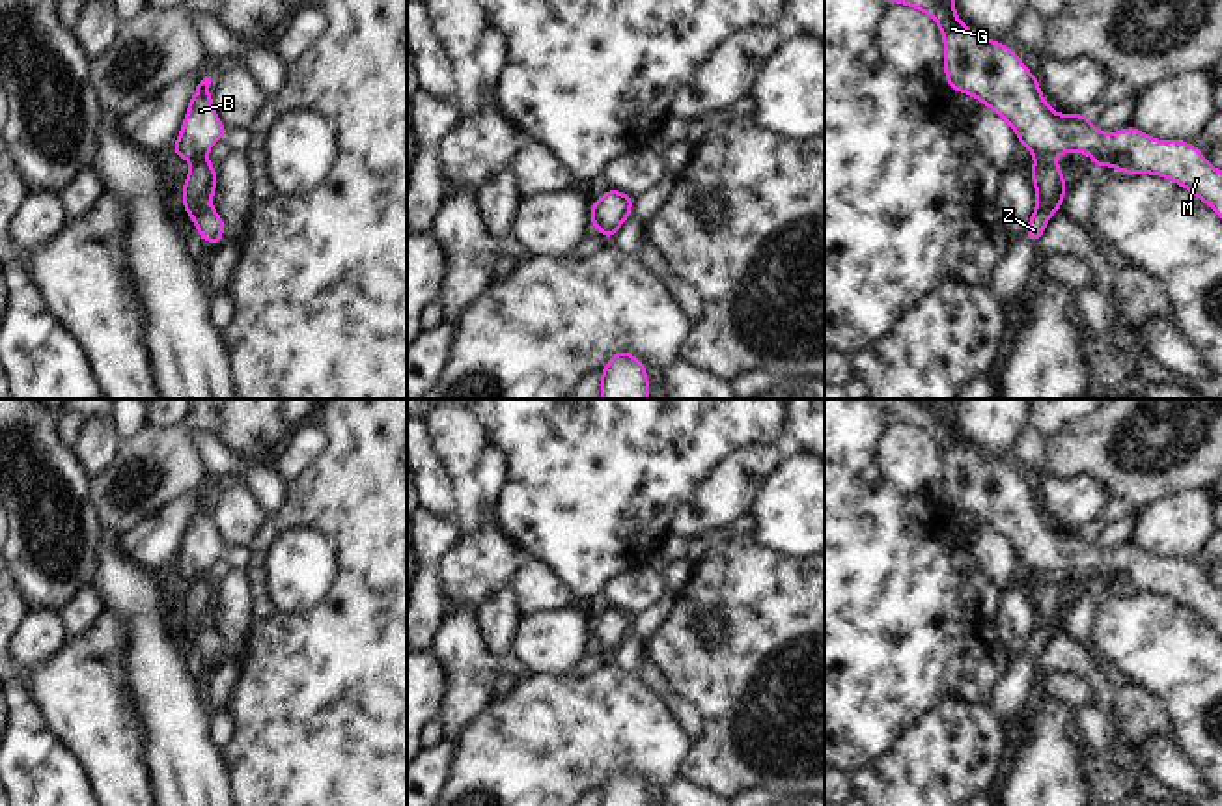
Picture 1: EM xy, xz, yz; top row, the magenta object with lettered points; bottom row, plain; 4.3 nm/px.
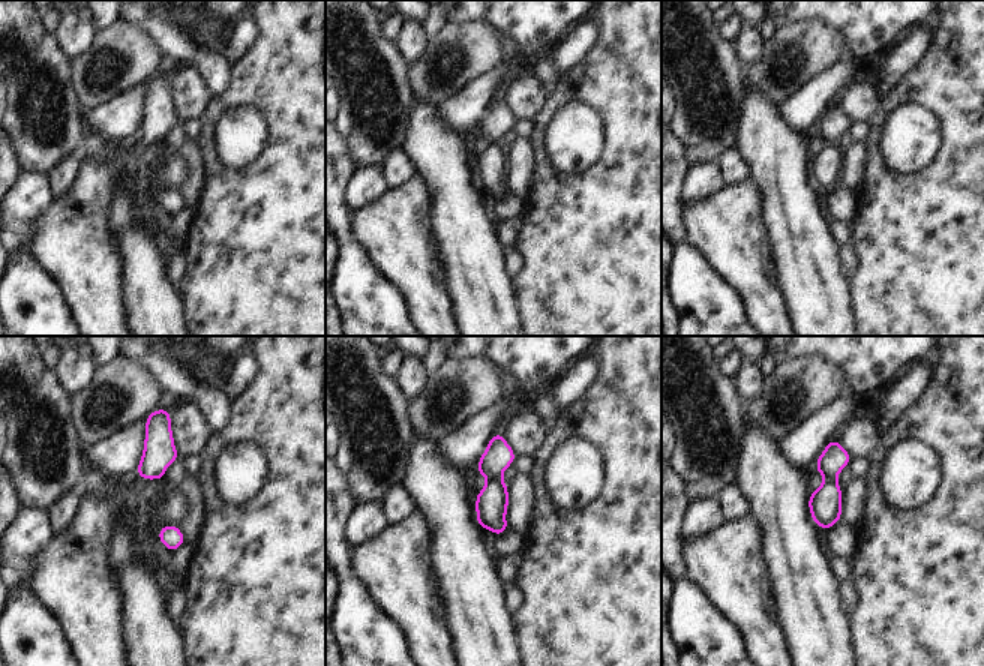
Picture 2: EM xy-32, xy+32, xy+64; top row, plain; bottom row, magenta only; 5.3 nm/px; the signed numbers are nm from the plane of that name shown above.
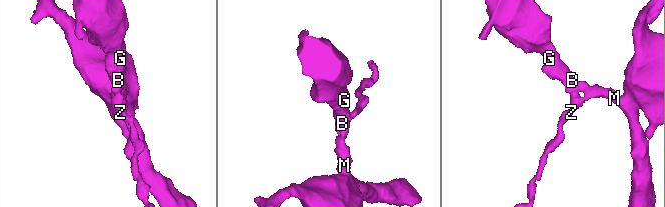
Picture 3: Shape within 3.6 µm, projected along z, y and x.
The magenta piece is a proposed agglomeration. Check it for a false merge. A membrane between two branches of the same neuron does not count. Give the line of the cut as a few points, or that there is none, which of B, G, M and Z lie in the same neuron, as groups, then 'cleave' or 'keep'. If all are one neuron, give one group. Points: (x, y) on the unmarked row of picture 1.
cut none; groups B G M Z; keep

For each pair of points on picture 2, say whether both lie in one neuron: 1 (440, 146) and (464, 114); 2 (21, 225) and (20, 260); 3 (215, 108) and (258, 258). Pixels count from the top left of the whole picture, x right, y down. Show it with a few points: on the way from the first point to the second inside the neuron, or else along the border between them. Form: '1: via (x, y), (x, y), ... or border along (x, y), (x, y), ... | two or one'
1: border along (437, 107), (437, 113), (468, 140) | two
2: border along (15, 248), (23, 248), (29, 254) | two
3: via (207, 146), (219, 185), (246, 221) | one

